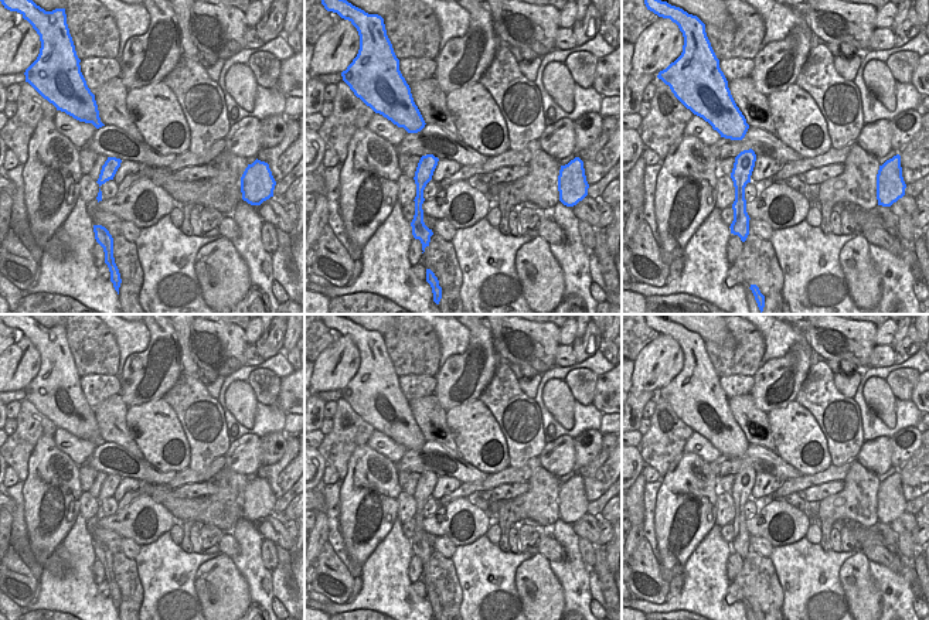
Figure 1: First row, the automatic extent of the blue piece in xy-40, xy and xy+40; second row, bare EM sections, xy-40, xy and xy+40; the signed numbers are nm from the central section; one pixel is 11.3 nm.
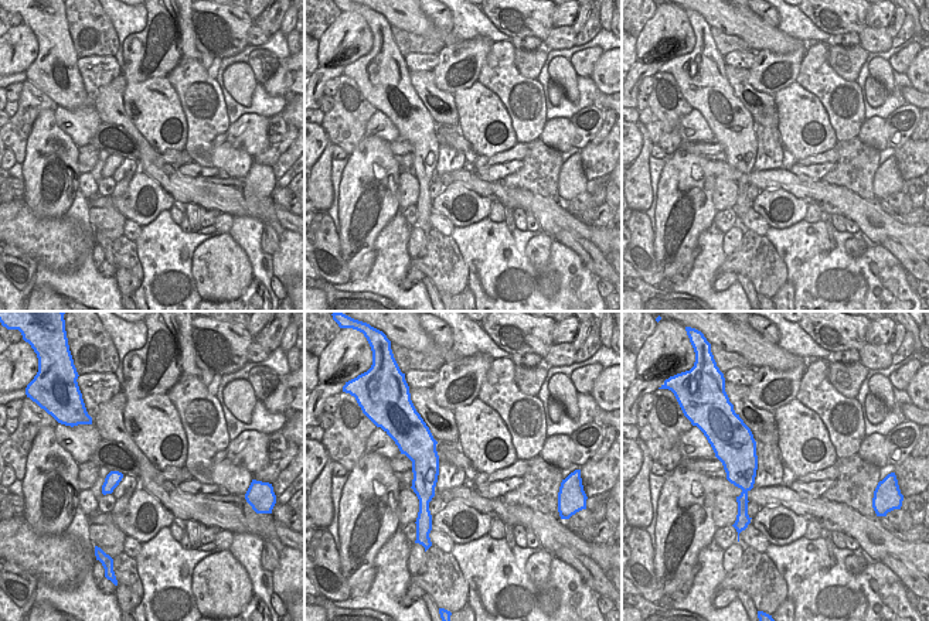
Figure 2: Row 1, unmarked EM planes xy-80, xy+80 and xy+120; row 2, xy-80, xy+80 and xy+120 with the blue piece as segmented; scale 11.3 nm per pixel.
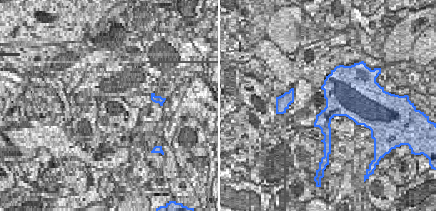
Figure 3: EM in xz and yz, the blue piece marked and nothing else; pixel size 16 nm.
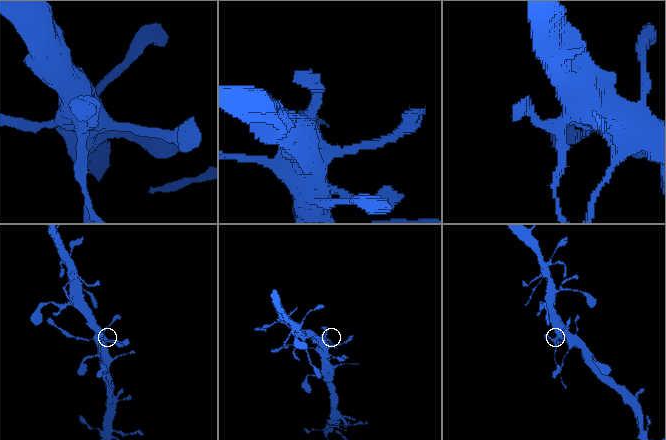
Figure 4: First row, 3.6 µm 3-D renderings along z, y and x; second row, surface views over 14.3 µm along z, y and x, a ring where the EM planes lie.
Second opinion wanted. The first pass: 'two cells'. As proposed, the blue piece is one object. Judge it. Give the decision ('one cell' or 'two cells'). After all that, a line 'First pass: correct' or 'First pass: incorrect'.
two cells
First pass: correct

